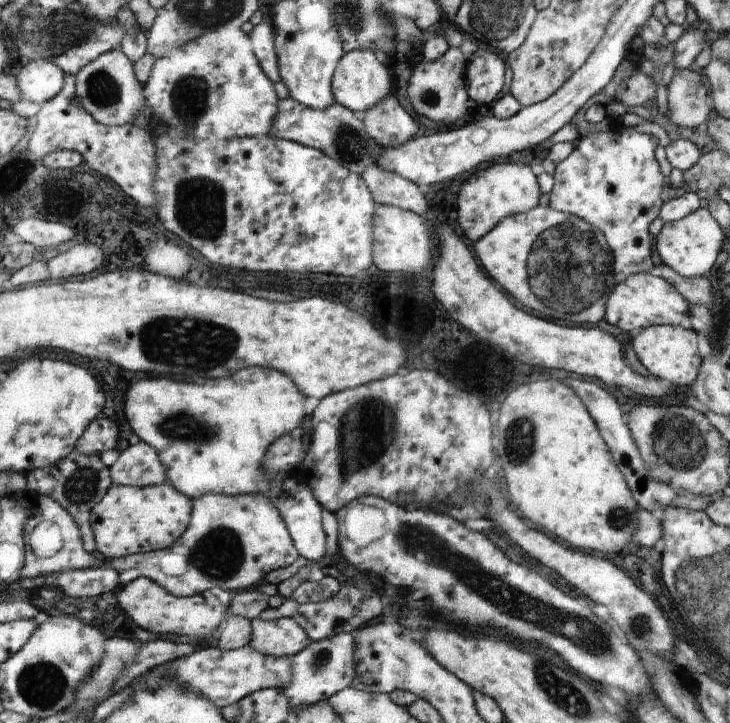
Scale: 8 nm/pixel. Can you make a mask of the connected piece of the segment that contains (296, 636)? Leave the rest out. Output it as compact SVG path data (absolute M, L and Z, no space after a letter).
M260 617L251 620L250 648L273 657L291 657L304 650L311 639L292 617L263 621Z

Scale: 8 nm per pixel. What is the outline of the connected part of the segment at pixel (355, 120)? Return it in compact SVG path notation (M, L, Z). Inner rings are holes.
M289 96L279 100L279 114L272 121L271 134L275 138L320 149L344 168L361 175L368 166L377 164L384 149L379 141L367 132L363 116L364 112L352 111L336 102L324 110L308 108Z

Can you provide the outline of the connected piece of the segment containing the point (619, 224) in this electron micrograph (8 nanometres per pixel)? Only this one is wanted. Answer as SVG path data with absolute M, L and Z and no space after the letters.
M616 122L600 133L603 136L592 132L579 139L568 158L555 166L549 206L576 215L604 233L608 246L615 253L616 280L622 282L634 273L650 273L655 266L648 226L659 216L664 176L654 158L658 139Z

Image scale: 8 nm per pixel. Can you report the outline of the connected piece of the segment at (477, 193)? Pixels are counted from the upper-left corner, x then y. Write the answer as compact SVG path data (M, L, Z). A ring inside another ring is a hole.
M499 163L486 169L479 168L466 180L459 191L458 224L466 232L466 238L475 243L488 234L504 217L531 211L540 202L541 194L539 177L528 165Z

